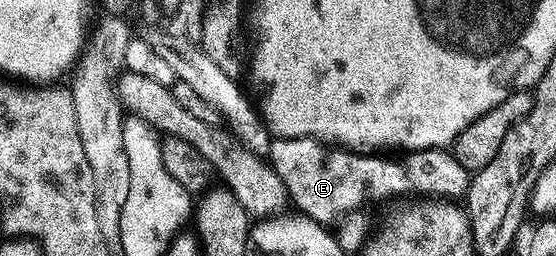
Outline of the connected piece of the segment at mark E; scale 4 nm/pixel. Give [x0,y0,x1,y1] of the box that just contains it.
[269,136,469,225]

